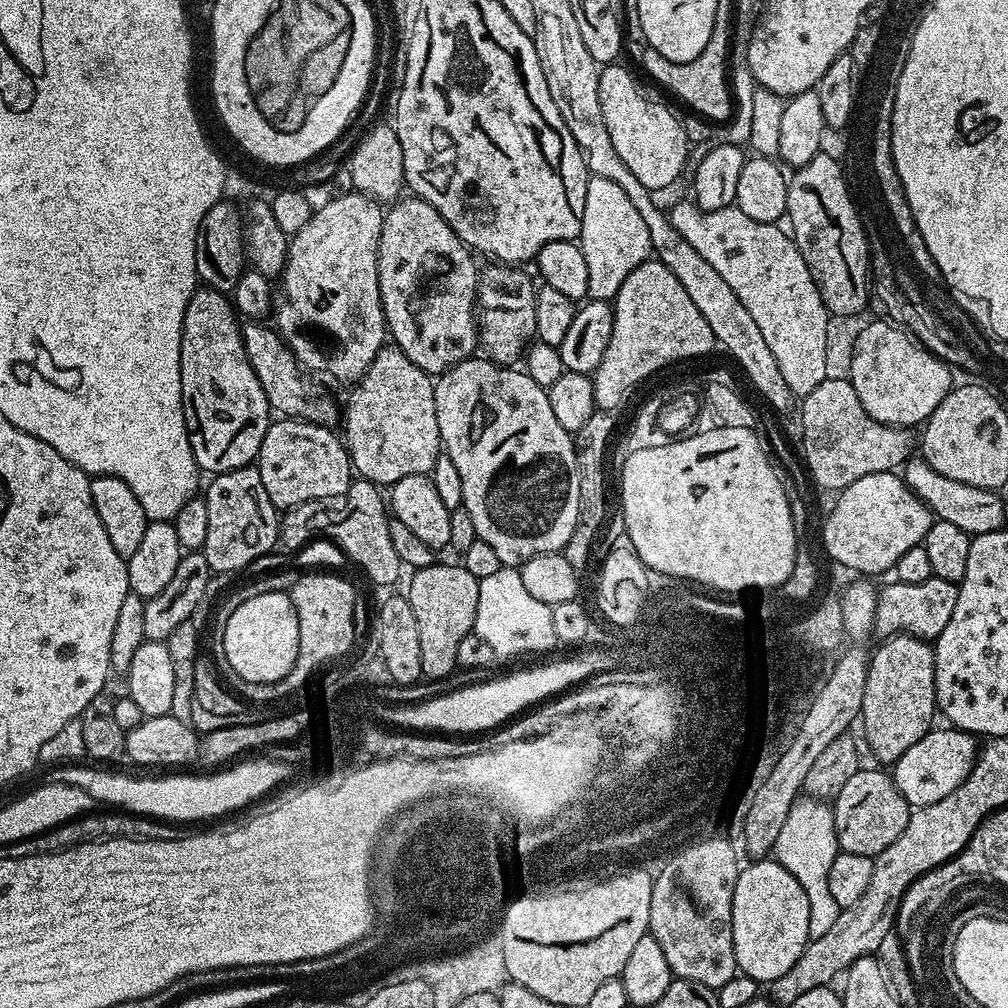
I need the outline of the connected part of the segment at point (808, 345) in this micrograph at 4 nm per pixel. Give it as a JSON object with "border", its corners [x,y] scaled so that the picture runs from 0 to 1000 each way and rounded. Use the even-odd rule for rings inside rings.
{"border":[[[689,201],[671,202],[665,206],[665,217],[667,223],[720,276],[724,283],[724,288],[732,292],[736,304],[744,308],[744,315],[748,315],[752,327],[756,327],[756,335],[760,335],[760,343],[768,351],[769,358],[776,370],[776,375],[780,378],[780,383],[784,384],[789,394],[797,395],[800,391],[808,387],[809,383],[813,383],[815,378],[821,375],[821,317],[823,311],[817,305],[817,298],[813,295],[812,284],[792,248],[789,238],[781,229],[774,227],[773,221],[761,222],[760,220],[748,220],[732,205],[717,206],[708,210],[697,210],[691,206]]]}

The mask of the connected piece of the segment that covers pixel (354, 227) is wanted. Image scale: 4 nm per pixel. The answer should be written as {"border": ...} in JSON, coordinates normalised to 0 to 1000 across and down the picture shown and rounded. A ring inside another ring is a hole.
{"border":[[[345,188],[342,194],[331,195],[318,206],[316,203],[311,209],[308,220],[304,220],[304,224],[300,224],[300,228],[296,228],[286,240],[286,259],[280,273],[282,294],[286,297],[286,317],[290,321],[311,321],[313,324],[311,326],[337,335],[337,345],[330,358],[334,362],[341,361],[351,377],[361,372],[383,339],[375,270],[376,234],[379,232],[381,213],[382,207],[370,195]]]}

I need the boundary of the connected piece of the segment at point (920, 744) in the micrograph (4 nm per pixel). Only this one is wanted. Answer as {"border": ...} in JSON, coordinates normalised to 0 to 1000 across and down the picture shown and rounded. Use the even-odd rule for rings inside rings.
{"border":[[[943,720],[926,721],[918,730],[911,732],[895,752],[891,752],[883,769],[893,786],[906,802],[918,802],[927,796],[935,796],[938,788],[946,788],[954,780],[970,753],[969,731],[963,726]]]}

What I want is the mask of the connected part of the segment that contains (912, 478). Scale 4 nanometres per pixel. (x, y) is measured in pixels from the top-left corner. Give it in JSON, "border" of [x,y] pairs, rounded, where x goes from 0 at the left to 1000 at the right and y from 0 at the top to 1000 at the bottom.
{"border":[[[906,454],[896,461],[895,471],[901,484],[917,500],[920,500],[929,516],[946,518],[946,522],[969,532],[979,528],[991,528],[997,523],[996,496],[989,485],[946,478],[946,474],[938,474],[938,470],[931,470],[931,466],[927,466],[915,454]]]}

